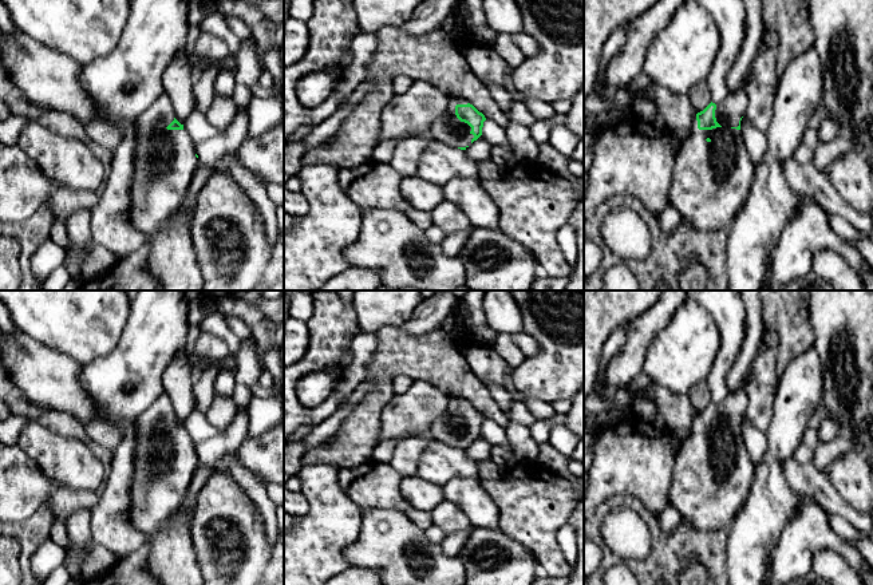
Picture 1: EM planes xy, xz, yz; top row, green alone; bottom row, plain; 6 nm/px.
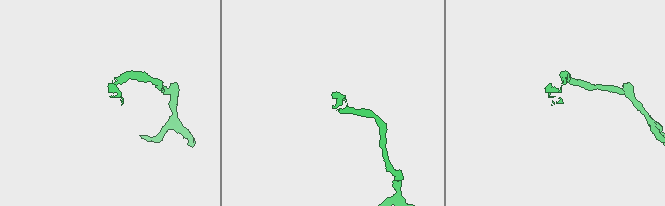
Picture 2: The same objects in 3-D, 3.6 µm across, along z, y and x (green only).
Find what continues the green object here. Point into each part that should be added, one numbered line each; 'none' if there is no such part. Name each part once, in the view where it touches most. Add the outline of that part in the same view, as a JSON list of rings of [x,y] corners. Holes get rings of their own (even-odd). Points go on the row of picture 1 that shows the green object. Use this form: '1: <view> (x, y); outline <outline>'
1: xz (447, 129); outline [[[454,95],[450,98],[447,108],[438,116],[428,131],[431,139],[449,145],[450,147],[466,147],[471,145],[474,135],[470,133],[471,127],[461,122],[455,115],[457,104],[467,104],[469,100]]]

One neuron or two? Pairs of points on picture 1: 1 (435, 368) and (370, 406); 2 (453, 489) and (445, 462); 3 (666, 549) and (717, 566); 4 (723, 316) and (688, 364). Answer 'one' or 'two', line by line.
1: one
2: two
3: one
4: two

